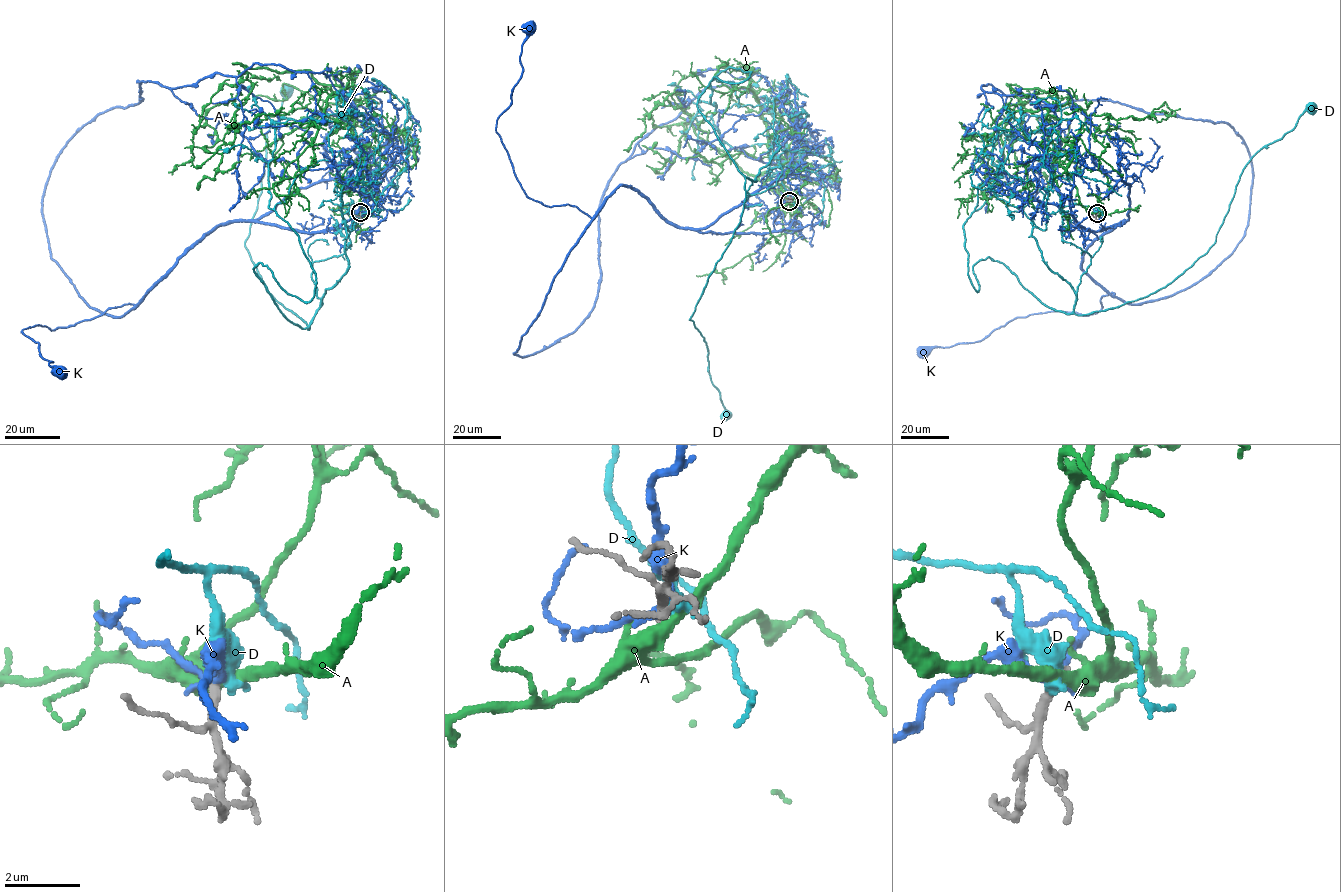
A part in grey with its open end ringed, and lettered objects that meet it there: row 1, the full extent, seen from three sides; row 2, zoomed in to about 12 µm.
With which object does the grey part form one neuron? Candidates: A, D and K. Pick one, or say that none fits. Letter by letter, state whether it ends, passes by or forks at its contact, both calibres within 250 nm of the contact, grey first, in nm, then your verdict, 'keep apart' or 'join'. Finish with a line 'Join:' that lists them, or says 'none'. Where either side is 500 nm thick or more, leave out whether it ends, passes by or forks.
A: it passes by; calibres 280 and 440 nm; keep apart
D: calibres 280 and 600 nm; keep apart
K: it passes by; calibres 280 and 190 nm; keep apart
Join: none

